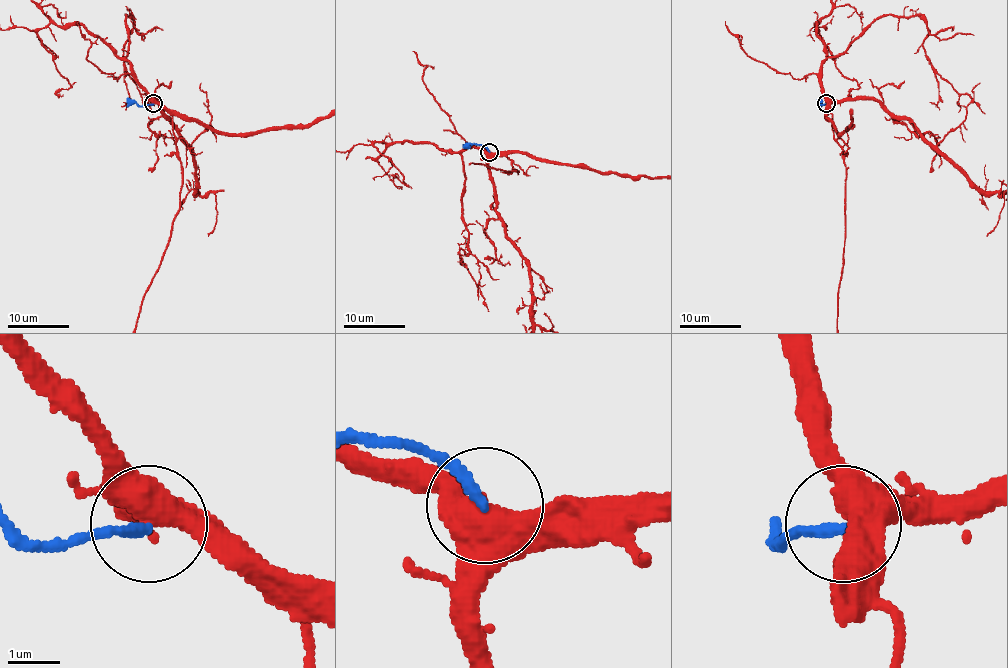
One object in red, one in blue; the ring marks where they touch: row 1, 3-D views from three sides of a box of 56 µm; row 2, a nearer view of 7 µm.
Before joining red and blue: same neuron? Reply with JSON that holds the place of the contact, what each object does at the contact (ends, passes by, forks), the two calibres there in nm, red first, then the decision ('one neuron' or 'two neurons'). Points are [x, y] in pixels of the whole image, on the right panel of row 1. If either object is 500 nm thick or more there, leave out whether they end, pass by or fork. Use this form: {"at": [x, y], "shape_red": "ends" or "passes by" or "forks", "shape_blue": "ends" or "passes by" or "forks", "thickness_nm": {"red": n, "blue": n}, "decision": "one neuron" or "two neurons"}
{"at": [826, 103], "thickness_nm": {"red": 500, "blue": 190}, "decision": "two neurons"}

